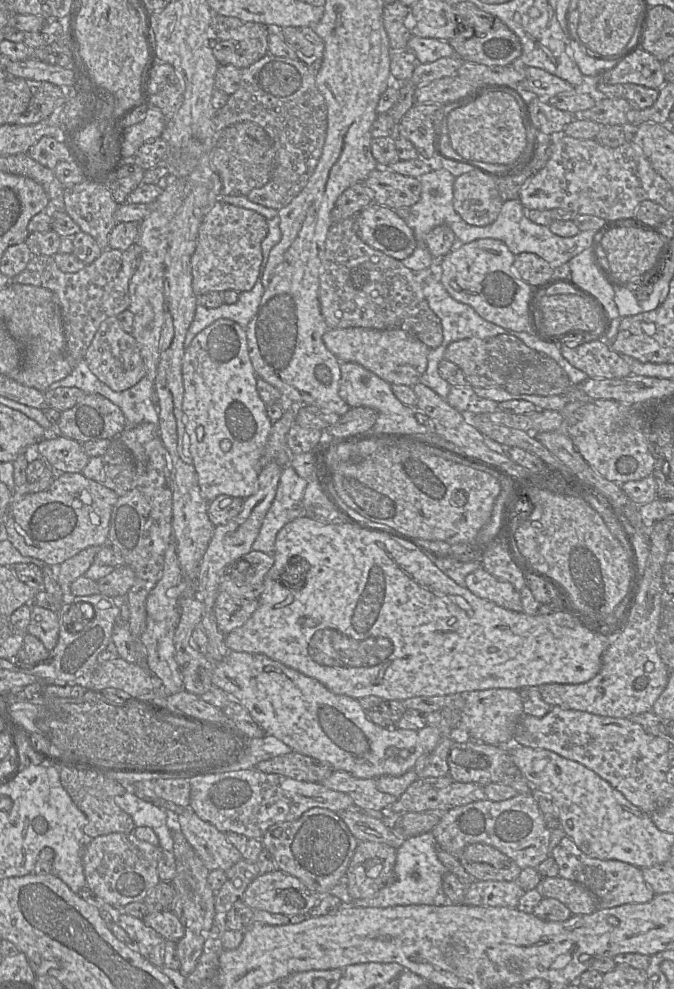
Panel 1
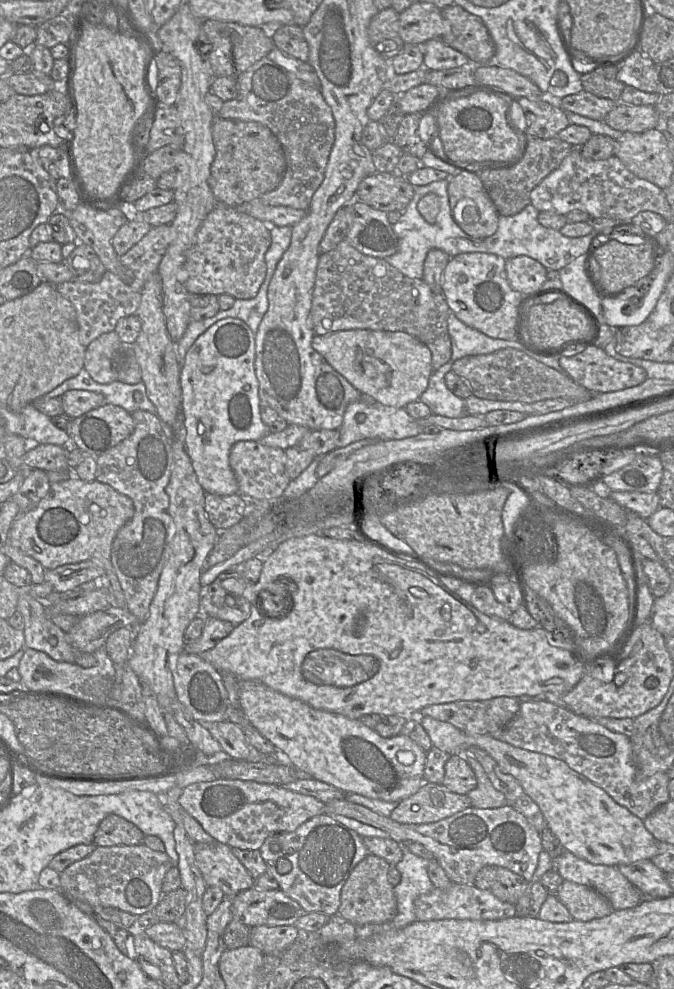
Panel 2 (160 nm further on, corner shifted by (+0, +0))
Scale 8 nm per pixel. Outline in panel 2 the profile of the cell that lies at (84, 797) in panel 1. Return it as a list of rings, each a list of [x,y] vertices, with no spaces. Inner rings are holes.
[[[111,814],[99,824],[94,835],[96,846],[138,845],[143,843],[144,834],[128,820]]]

